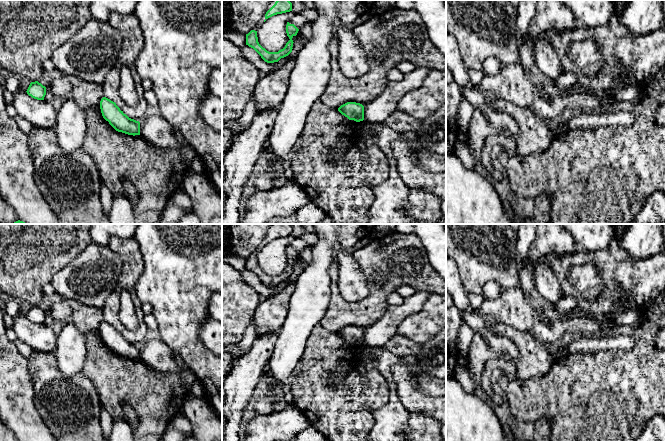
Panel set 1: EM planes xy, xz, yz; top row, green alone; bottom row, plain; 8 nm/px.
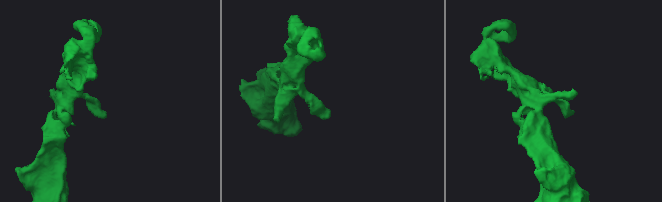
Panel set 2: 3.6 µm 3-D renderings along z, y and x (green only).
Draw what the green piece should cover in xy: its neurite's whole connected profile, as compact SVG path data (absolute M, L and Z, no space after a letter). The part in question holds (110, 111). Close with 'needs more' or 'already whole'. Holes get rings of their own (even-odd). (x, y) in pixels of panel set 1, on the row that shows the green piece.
M103 97L100 101L103 118L118 132L128 135L140 135L140 122L129 118L115 102Z | already whole

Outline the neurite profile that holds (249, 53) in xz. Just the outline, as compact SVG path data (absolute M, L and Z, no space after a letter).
M248 45L243 46L241 48L241 52L247 60L258 68L262 76L281 68L291 56L290 53L288 56L281 58L278 62L267 63L253 48L249 47Z

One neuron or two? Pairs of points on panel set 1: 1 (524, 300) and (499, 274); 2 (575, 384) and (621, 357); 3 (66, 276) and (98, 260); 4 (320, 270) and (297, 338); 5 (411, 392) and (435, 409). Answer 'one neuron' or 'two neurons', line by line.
1: two neurons
2: one neuron
3: one neuron
4: one neuron
5: one neuron

